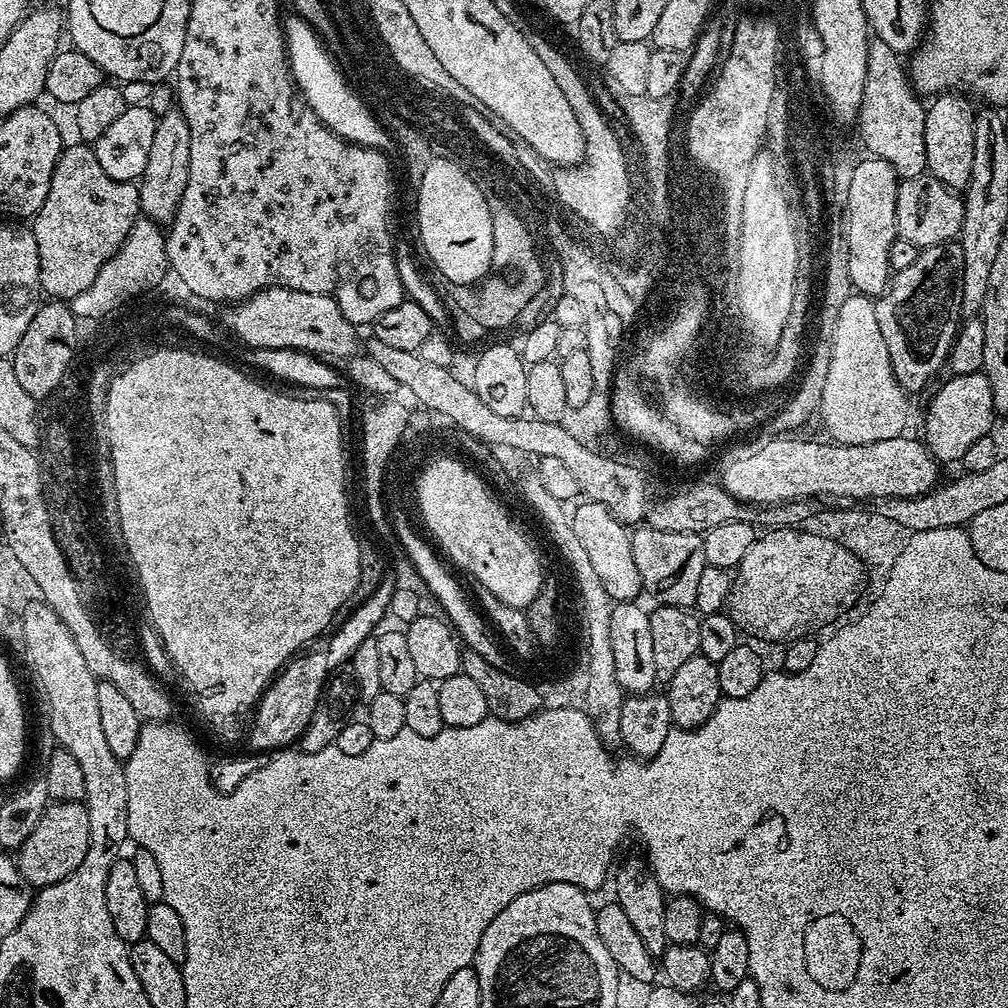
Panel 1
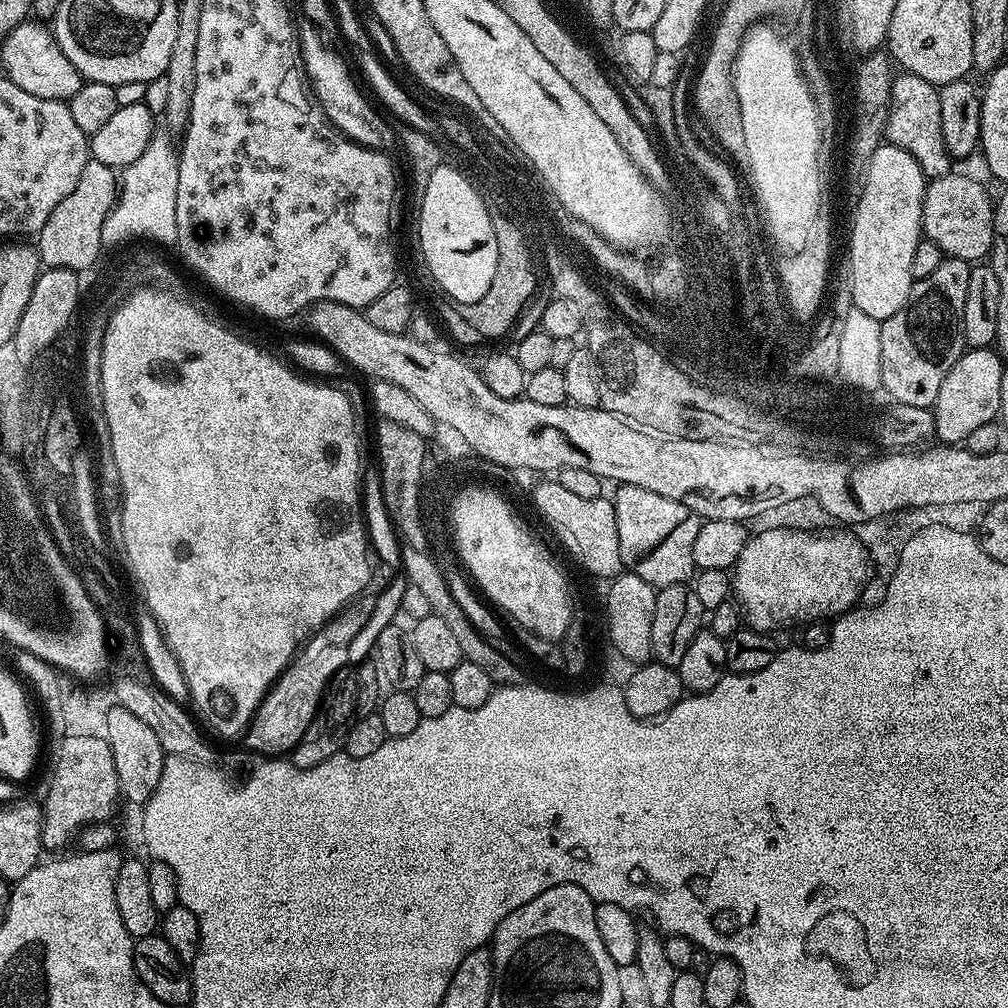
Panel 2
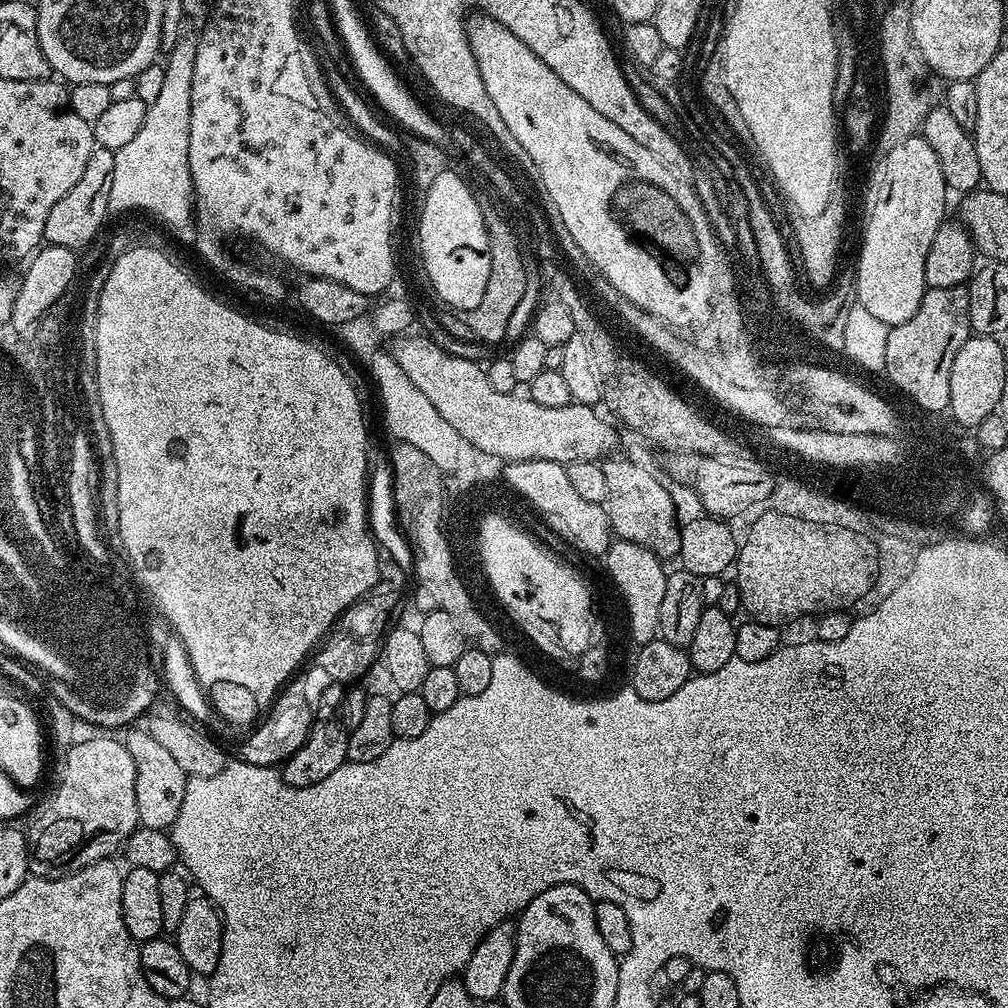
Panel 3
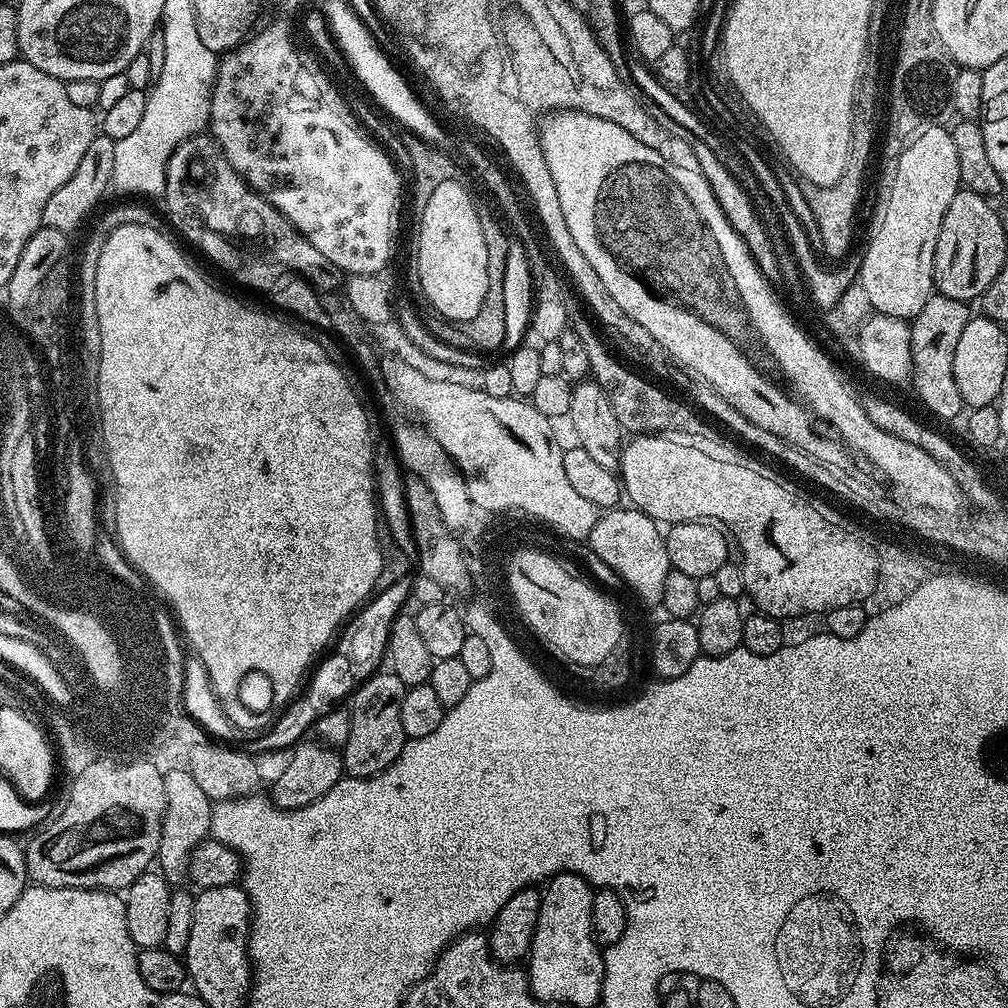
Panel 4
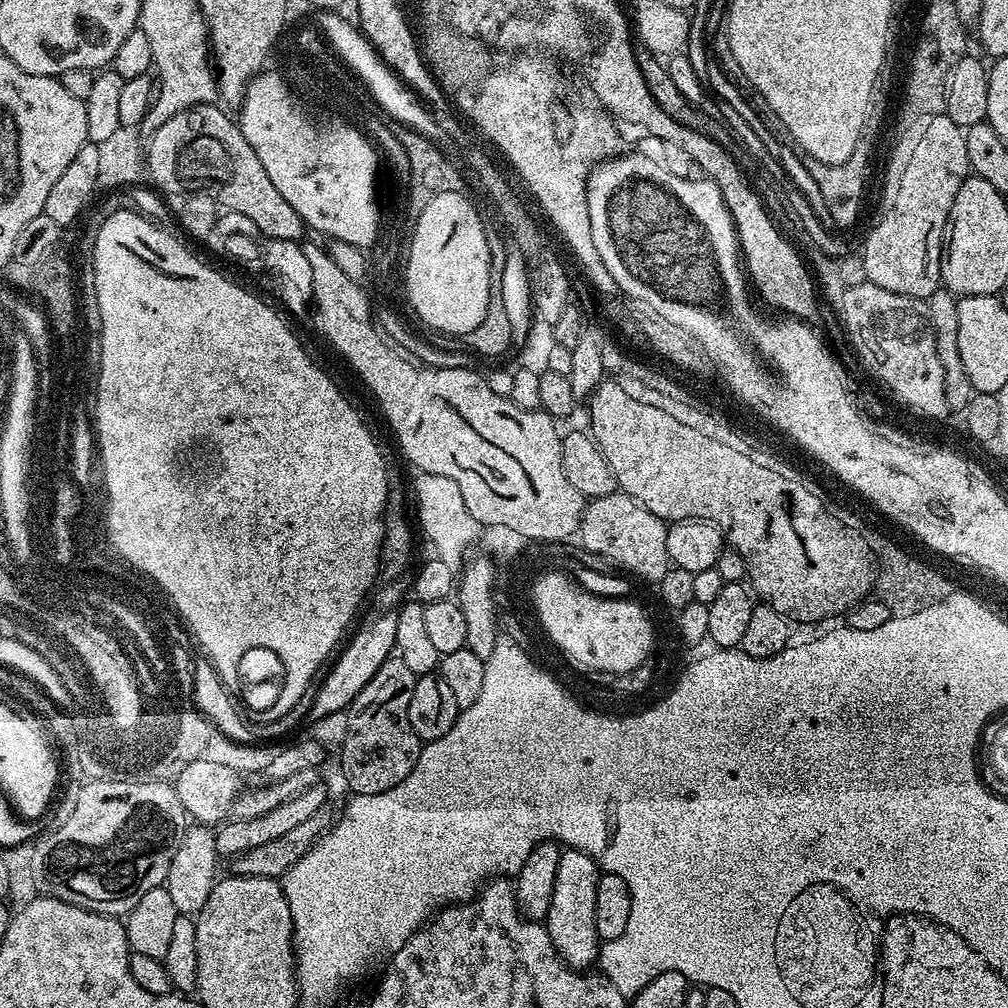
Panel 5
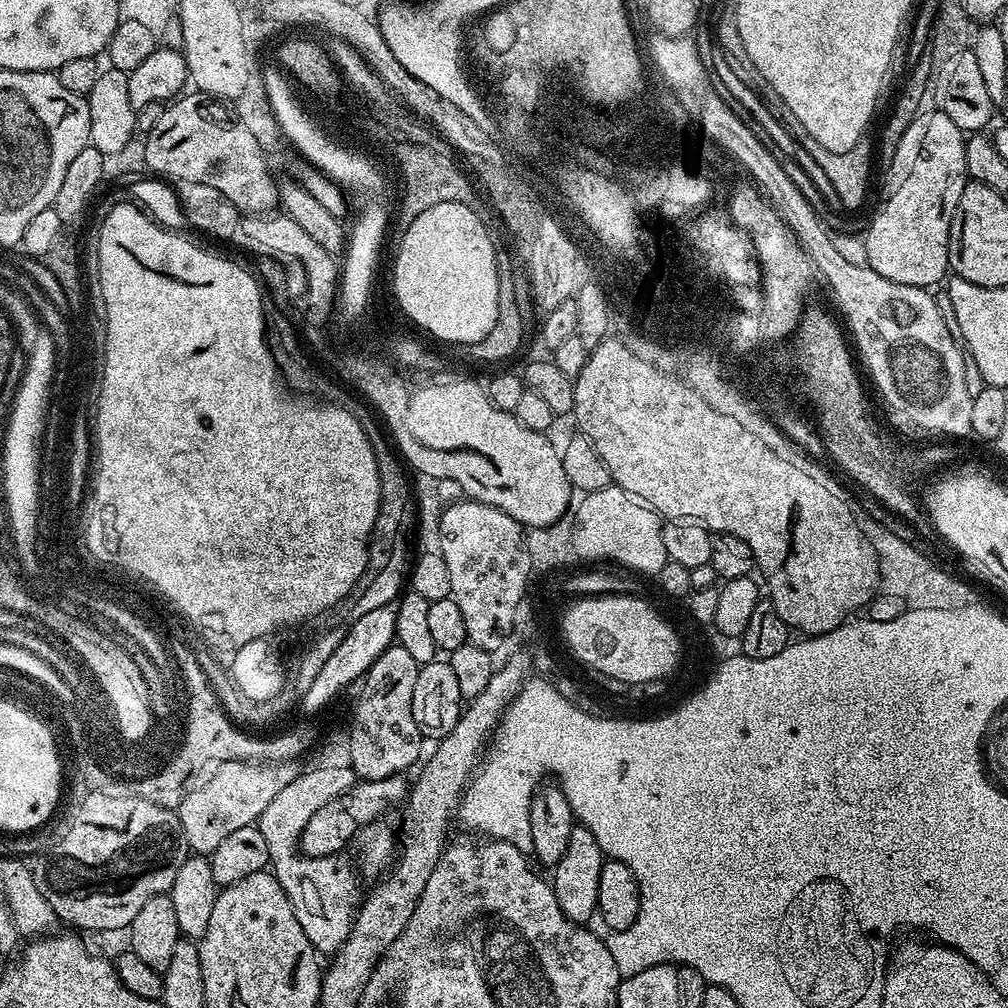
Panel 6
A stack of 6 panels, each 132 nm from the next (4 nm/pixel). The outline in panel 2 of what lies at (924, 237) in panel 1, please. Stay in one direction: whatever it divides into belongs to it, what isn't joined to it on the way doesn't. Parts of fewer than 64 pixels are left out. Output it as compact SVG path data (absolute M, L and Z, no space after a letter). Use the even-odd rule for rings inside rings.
M953 170L927 181L922 202L923 235L953 260L980 262L991 253L995 242L993 197L972 176Z

